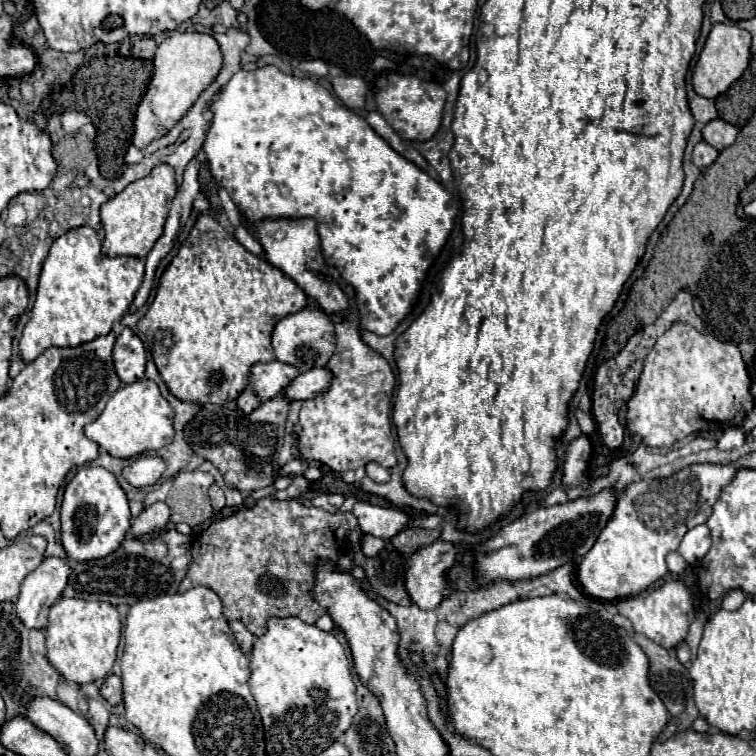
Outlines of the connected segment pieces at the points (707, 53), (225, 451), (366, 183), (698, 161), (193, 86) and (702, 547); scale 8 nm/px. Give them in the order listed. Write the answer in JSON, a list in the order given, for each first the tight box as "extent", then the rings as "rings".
[{"extent":[692,24,750,98],"rings":[[[714,24],[692,72],[694,90],[700,96],[716,98],[742,76],[742,72],[748,66],[748,60],[750,60],[750,32],[736,24]]]},{"extent":[184,396,290,492],"rings":[[[276,396],[274,400],[268,400],[264,404],[260,404],[252,414],[244,414],[238,408],[228,408],[228,406],[204,406],[200,410],[200,414],[196,414],[196,418],[192,422],[186,424],[184,428],[184,438],[186,442],[192,446],[192,450],[210,460],[224,476],[226,474],[240,474],[240,480],[226,480],[228,488],[236,488],[240,492],[252,492],[258,488],[266,488],[276,480],[276,460],[278,454],[282,450],[282,442],[284,442],[284,428],[286,428],[286,416],[288,416],[288,408],[290,408],[290,398]]]},{"extent":[204,66,458,336],"rings":[[[276,66],[256,68],[252,72],[240,70],[220,90],[220,94],[212,106],[212,112],[214,112],[214,118],[208,128],[206,140],[204,140],[204,152],[208,156],[208,166],[210,166],[212,176],[216,178],[216,182],[220,182],[230,192],[234,204],[238,206],[240,224],[248,228],[248,222],[260,222],[260,218],[316,218],[316,230],[320,230],[320,250],[324,254],[324,262],[338,268],[342,278],[356,290],[356,306],[360,312],[360,326],[364,330],[370,330],[380,336],[392,334],[392,330],[410,314],[412,306],[416,304],[422,284],[426,280],[426,274],[454,228],[458,202],[452,198],[452,194],[442,184],[438,184],[434,178],[430,178],[426,172],[422,172],[416,164],[408,162],[402,154],[396,154],[396,150],[392,150],[388,146],[388,142],[384,142],[384,138],[380,138],[362,116],[358,116],[354,110],[346,108],[340,100],[336,100],[334,94],[330,94],[324,86],[320,86],[318,82],[314,82],[308,76],[296,78],[292,74],[280,72]]]},{"extent":[692,140,718,168],"rings":[[[702,140],[702,142],[698,142],[698,144],[694,146],[692,162],[694,162],[698,168],[706,168],[706,166],[710,166],[710,164],[716,160],[716,156],[718,156],[718,150],[712,148],[710,144],[706,144],[706,142]]]},{"extent":[134,32,222,148],"rings":[[[174,32],[166,38],[154,56],[154,76],[152,82],[136,110],[134,120],[134,146],[146,148],[152,140],[162,138],[172,130],[172,126],[194,106],[198,96],[214,82],[222,66],[222,54],[218,42],[212,34],[200,32]]]},{"extent":[678,524,710,566],"rings":[[[698,524],[694,526],[692,530],[688,530],[678,546],[678,554],[690,564],[690,566],[696,566],[704,556],[706,552],[710,550],[710,530],[706,524]]]}]

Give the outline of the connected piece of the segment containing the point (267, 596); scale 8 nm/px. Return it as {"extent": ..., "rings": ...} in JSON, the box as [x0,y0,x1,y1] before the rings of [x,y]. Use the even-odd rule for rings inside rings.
{"extent":[178,496,356,636],"rings":[[[272,496],[256,502],[254,508],[242,508],[222,520],[212,522],[192,546],[192,564],[182,580],[178,592],[190,590],[194,586],[206,586],[214,590],[222,600],[222,612],[226,620],[240,620],[254,636],[266,632],[266,622],[270,616],[286,618],[298,616],[306,624],[314,624],[326,610],[312,598],[314,588],[314,568],[316,558],[328,558],[338,562],[340,546],[346,544],[346,536],[356,528],[356,516],[352,512],[330,514],[322,508],[304,506],[296,500],[276,500]]]}

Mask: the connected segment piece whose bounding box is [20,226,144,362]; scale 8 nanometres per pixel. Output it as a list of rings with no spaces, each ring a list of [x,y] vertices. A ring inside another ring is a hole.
[[[90,226],[74,228],[64,236],[60,236],[58,240],[54,240],[42,266],[30,322],[24,326],[20,338],[20,358],[24,362],[36,360],[44,350],[52,346],[64,348],[64,346],[80,346],[84,342],[92,342],[94,338],[108,334],[112,330],[112,324],[120,322],[122,316],[128,312],[128,306],[132,304],[134,294],[144,278],[144,262],[132,256],[118,256],[118,258],[102,256],[100,246],[102,242],[96,230],[92,230]]]

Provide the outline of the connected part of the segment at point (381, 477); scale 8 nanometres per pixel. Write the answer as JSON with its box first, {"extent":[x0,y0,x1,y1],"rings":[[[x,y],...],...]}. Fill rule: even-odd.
{"extent":[366,462,390,482],"rings":[[[370,462],[370,464],[366,466],[366,476],[368,476],[368,478],[372,478],[374,482],[388,482],[390,472],[388,472],[388,468],[382,468],[380,464]]]}

